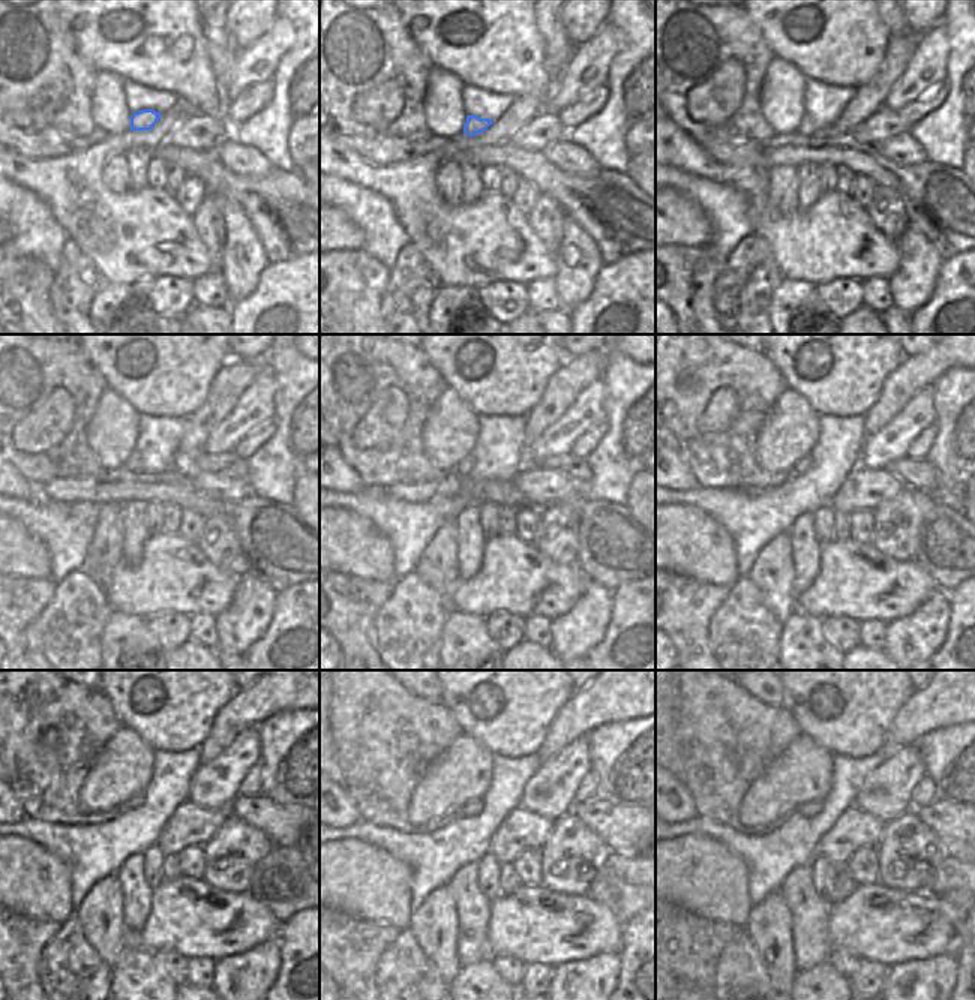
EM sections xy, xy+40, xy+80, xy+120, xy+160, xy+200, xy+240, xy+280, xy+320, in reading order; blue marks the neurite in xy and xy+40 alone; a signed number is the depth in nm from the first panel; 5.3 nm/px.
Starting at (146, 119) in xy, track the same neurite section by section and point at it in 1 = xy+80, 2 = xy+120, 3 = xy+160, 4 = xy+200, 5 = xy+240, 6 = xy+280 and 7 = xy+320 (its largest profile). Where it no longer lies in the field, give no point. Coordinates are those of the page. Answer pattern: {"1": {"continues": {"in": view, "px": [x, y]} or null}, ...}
{"1": {"continues": {"in": "xy+80", "px": [807, 126]}}, "2": {"continues": {"in": "xy+120", "px": [134, 462]}}, "3": {"continues": {"in": "xy+160", "px": [462, 470]}}, "4": {"continues": {"in": "xy+200", "px": [800, 468]}}, "5": {"continues": {"in": "xy+240", "px": [135, 801]}}, "6": {"continues": {"in": "xy+280", "px": [473, 807]}}, "7": {"continues": {"in": "xy+320", "px": [812, 808]}}}

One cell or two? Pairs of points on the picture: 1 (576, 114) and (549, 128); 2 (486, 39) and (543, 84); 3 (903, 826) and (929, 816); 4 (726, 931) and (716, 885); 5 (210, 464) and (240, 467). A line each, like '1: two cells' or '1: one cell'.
1: two cells
2: one cell
3: two cells
4: two cells
5: one cell

